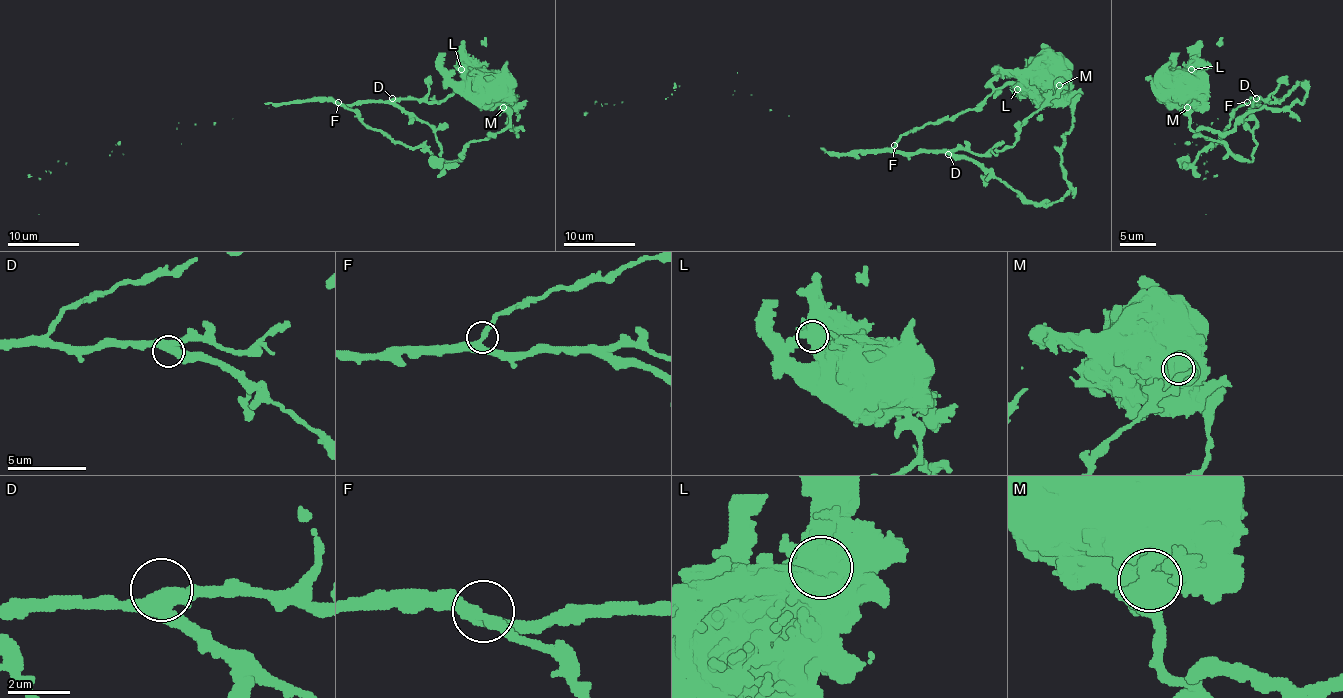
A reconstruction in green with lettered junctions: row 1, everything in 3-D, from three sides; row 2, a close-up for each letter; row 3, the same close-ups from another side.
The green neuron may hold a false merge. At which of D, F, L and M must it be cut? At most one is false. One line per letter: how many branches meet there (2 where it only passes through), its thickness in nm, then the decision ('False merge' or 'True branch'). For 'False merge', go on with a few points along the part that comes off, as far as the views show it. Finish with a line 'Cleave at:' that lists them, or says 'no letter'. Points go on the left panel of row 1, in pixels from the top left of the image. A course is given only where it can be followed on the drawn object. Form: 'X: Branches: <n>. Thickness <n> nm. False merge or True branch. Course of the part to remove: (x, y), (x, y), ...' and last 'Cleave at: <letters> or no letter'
D: Branches: 3. Thickness 360 nm. True branch
F: Branches: 3. Thickness 280 nm. True branch
L: Branches: 2. Thickness 600 nm. True branch
M: Branches: 3. Thickness 550 nm. False merge. Course of the part to remove: (502, 107), (510, 121), (456, 161), (391, 103), (270, 103), (178, 121), (44, 170), (39, 213)
Cleave at: M

